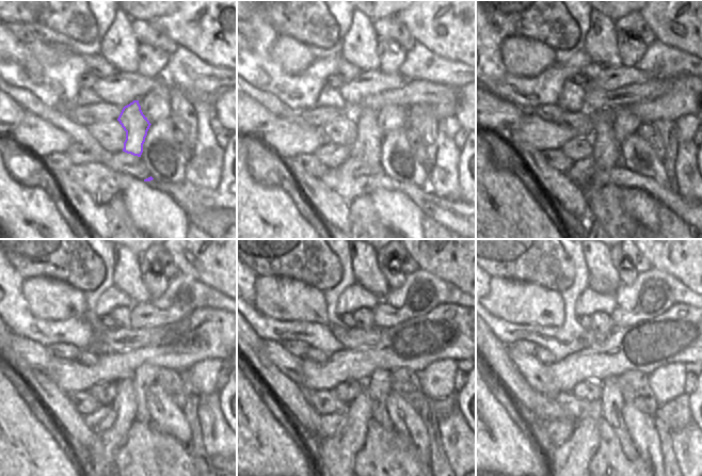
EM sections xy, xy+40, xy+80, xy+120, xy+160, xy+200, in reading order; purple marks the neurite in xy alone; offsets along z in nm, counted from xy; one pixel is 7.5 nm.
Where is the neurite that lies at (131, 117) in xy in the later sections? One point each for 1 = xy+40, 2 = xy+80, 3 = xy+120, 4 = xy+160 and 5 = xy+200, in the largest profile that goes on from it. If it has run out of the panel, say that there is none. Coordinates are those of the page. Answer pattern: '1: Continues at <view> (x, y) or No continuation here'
1: Continues at xy+40 (369, 136)
2: Continues at xy+80 (606, 153)
3: Continues at xy+120 (102, 453)
4: Continues at xy+160 (336, 454)
5: Continues at xy+200 (574, 456)

